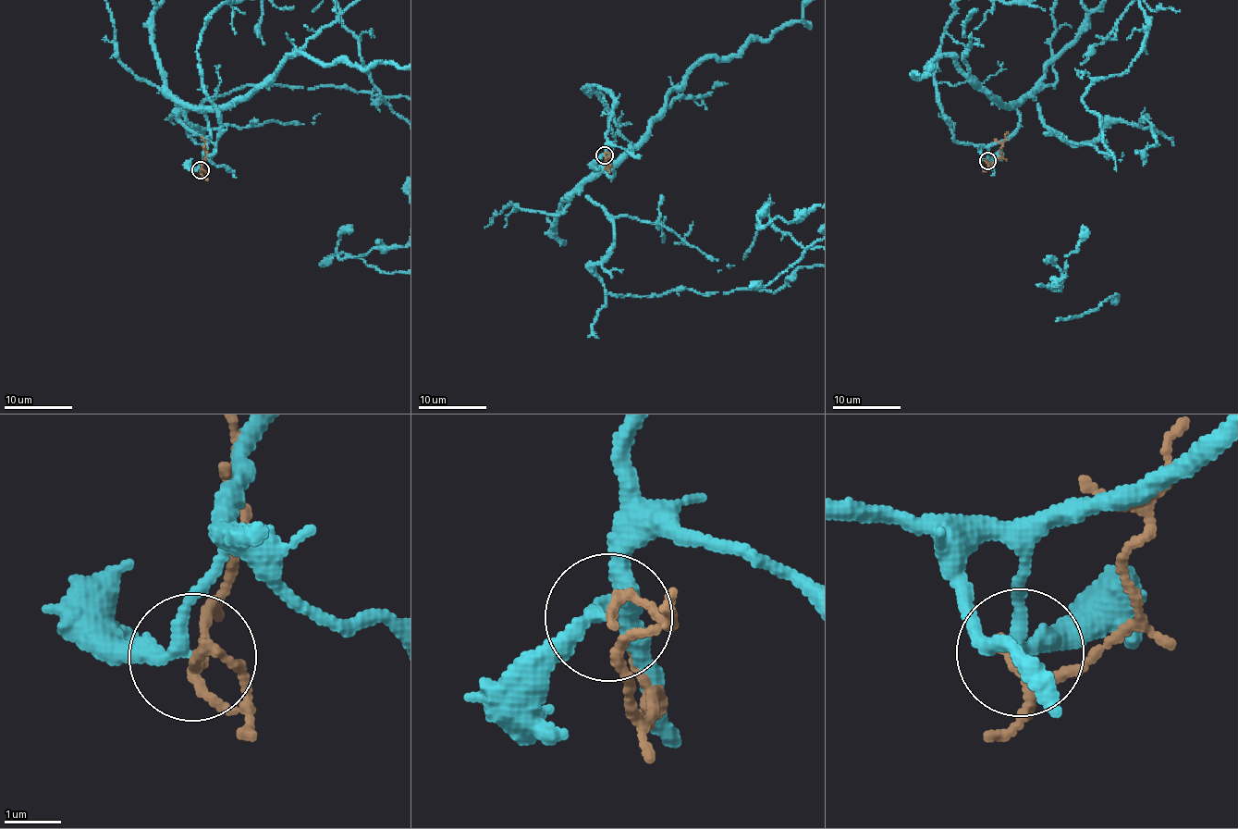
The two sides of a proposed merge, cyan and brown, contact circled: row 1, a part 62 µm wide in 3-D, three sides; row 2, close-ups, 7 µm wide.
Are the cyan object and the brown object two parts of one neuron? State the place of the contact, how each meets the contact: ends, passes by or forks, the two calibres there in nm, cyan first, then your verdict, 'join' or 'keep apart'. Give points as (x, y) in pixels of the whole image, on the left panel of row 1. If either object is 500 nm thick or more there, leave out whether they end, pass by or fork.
at (200, 169); cyan passes by; brown ends there; 240 nm thick on the cyan side, 160 nm on the other; keep apart

